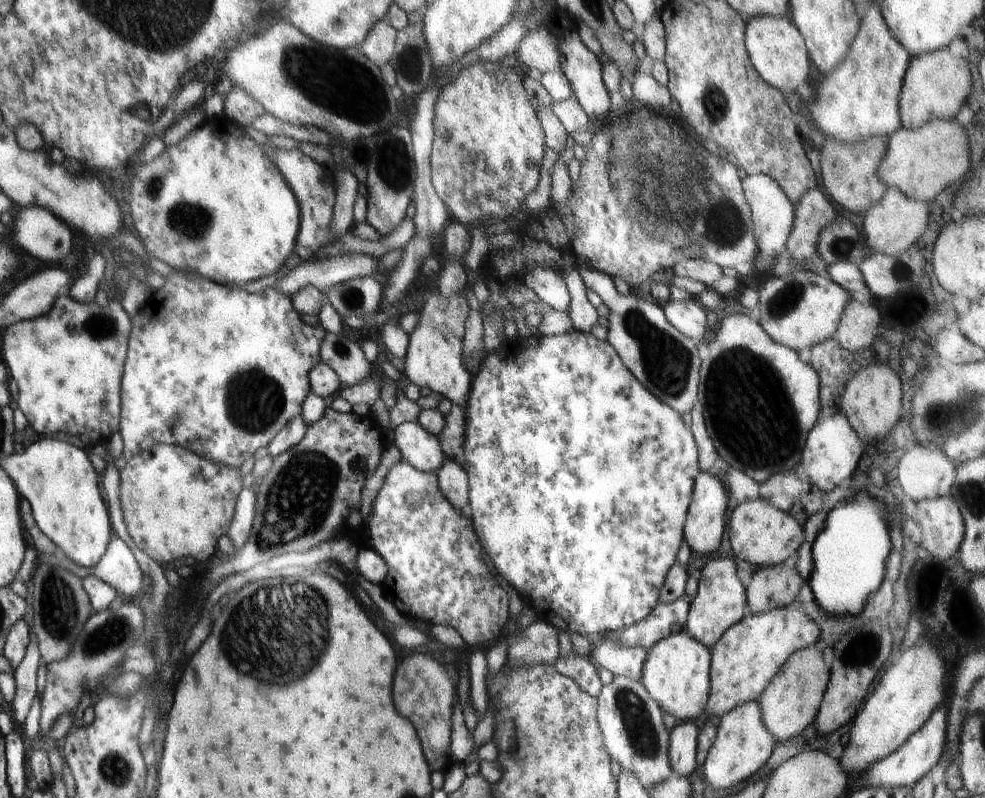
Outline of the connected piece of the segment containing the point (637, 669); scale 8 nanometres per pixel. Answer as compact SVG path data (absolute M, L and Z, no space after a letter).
M606 635L595 642L590 658L594 664L608 669L614 676L622 675L640 681L646 655L647 650L626 646L613 635Z

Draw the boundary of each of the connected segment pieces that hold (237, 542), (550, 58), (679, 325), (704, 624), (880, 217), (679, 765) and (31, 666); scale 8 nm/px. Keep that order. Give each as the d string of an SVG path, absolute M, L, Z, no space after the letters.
M243 488L237 498L235 513L228 527L228 538L239 551L248 540L256 514L256 488Z
M545 27L526 33L516 56L525 68L536 68L541 73L559 68L559 46Z
M695 297L687 301L670 299L663 307L668 322L677 331L701 343L702 334L706 332L706 309Z
M716 558L700 568L698 590L693 596L685 624L686 630L700 641L708 650L718 642L727 630L740 622L747 613L747 596L745 587L736 576L736 565L733 560Z
M897 188L886 189L882 200L864 212L864 228L866 244L874 253L882 253L891 257L898 256L906 250L914 252L914 244L922 242L920 236L928 226L928 206L924 201L911 201Z
M677 722L670 733L668 756L671 774L690 777L697 769L697 740L700 722Z
M32 633L31 637L32 642L28 645L27 655L13 672L14 680L16 681L16 701L13 706L20 725L23 724L27 712L37 696L36 672L40 668L41 654L39 653L36 635Z

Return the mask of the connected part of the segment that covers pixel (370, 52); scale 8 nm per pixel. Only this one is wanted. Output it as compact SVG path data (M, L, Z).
M382 18L370 29L360 47L368 61L376 65L386 64L393 56L397 36L397 30L387 18Z

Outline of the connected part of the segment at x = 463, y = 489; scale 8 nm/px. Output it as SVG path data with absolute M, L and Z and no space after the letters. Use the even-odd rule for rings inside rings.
M447 458L435 472L440 492L460 510L469 502L469 478L464 466Z

